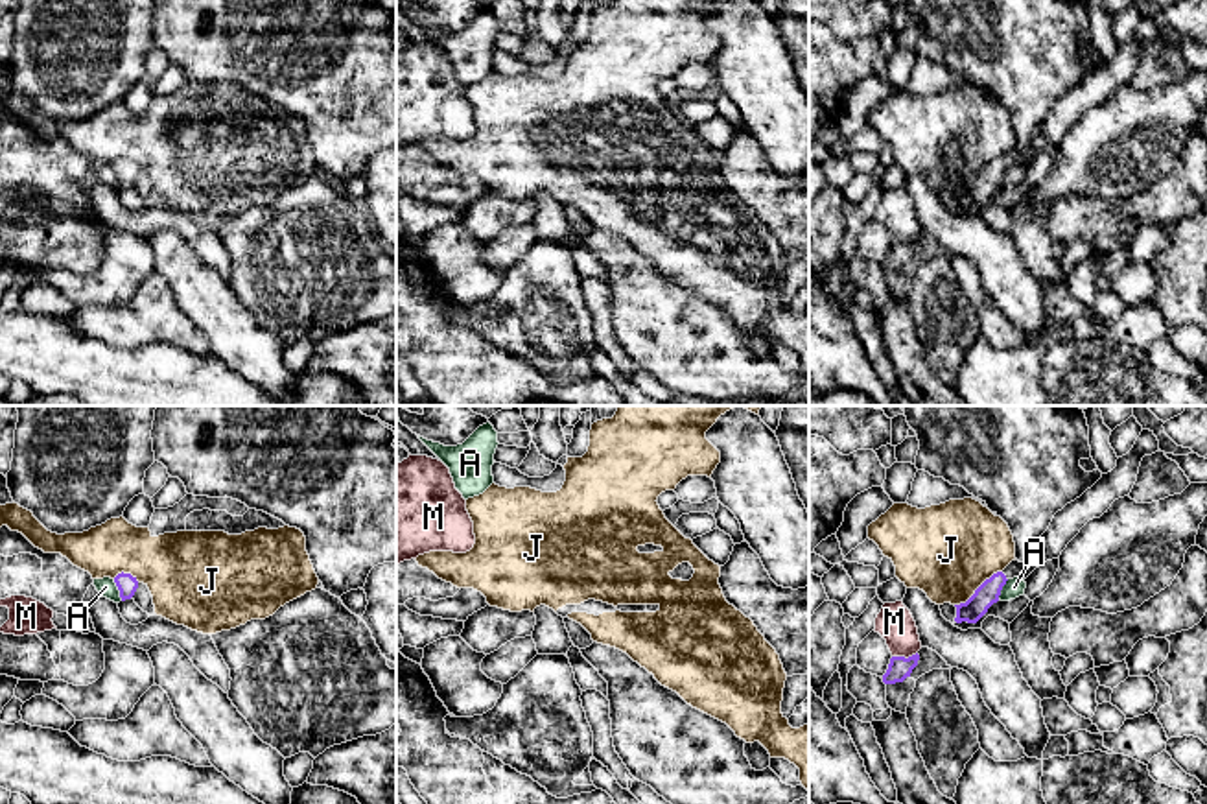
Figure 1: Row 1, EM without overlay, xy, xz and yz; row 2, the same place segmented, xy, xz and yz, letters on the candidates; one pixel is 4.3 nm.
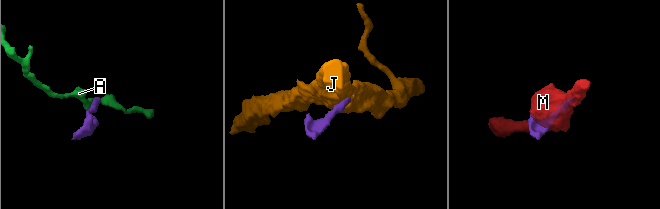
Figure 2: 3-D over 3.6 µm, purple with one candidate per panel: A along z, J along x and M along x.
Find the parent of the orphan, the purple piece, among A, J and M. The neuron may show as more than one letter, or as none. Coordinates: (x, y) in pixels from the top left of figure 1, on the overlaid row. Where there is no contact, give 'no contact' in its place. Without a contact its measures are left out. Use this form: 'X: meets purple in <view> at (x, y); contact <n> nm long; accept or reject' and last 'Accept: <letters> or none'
A: meets purple in xy at (118, 589); contact 100 nm long; reject
J: meets purple in yz at (977, 589); contact 260 nm long; reject
M: meets purple in yz at (903, 657); contact 110 nm long; reject
Accept: none

